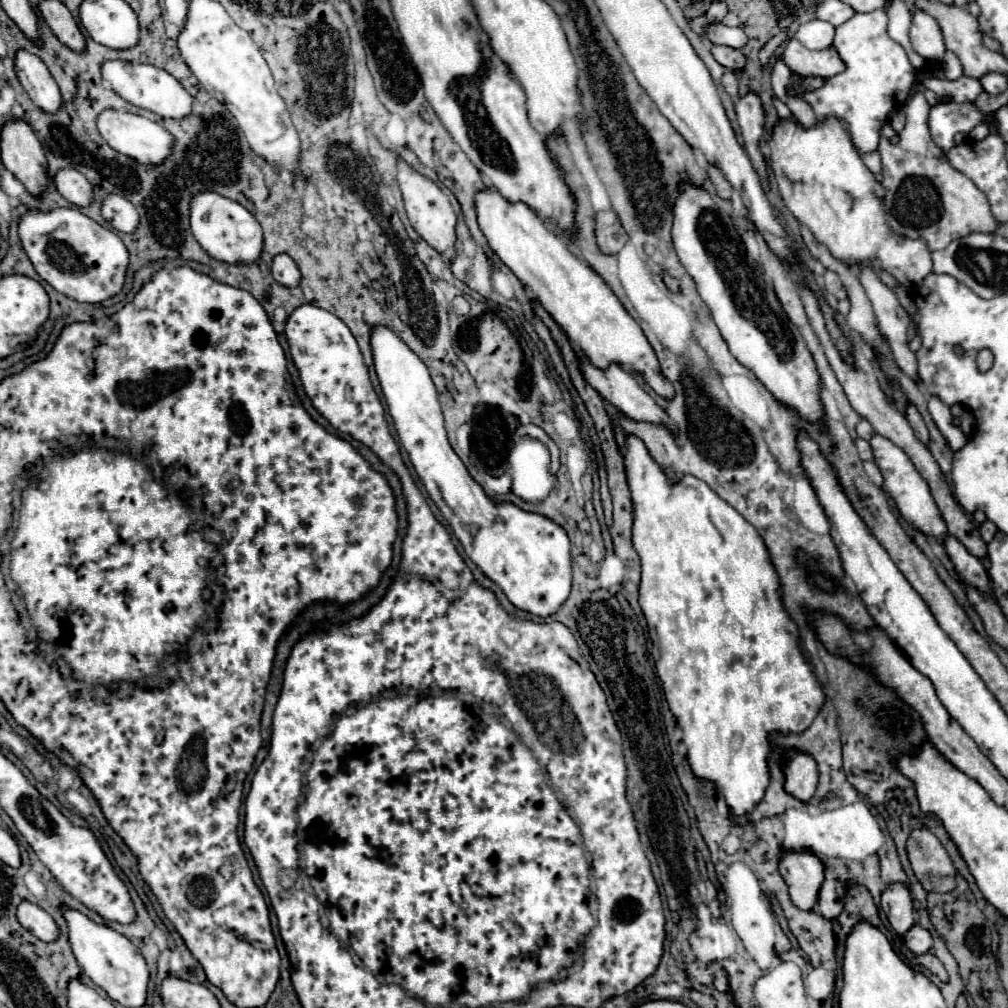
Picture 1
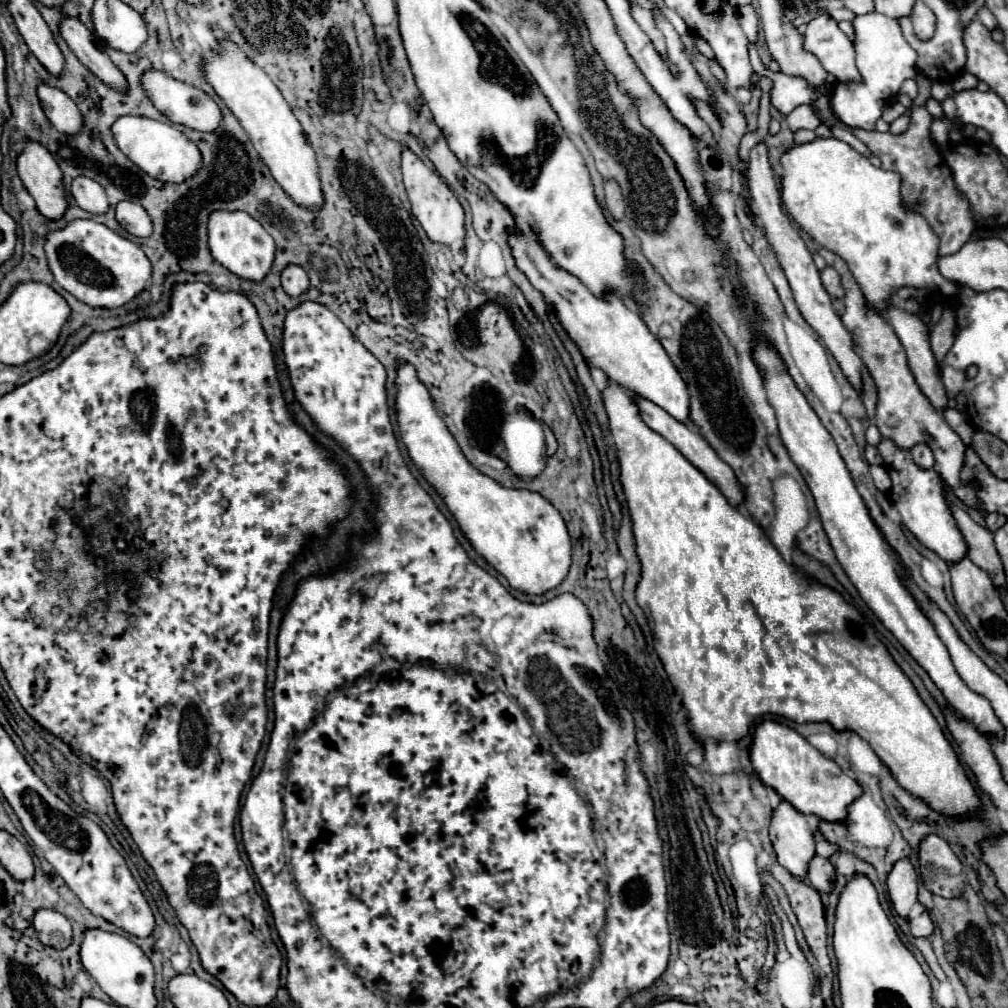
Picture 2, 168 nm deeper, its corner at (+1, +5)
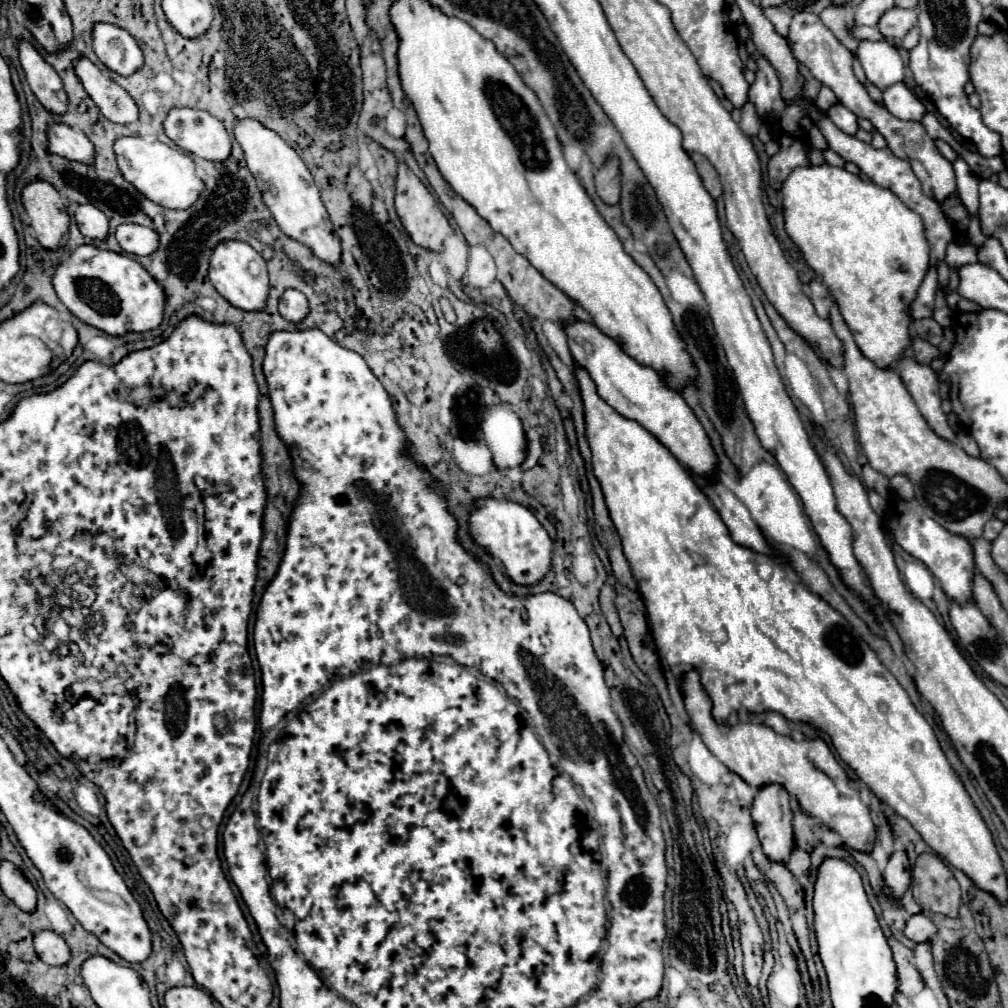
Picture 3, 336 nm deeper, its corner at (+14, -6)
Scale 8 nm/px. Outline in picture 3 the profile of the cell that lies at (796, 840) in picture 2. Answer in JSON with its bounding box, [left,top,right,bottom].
[752,784,796,864]

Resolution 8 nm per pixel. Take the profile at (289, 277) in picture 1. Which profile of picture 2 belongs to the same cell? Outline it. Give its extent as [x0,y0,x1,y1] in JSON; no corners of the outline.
[281,265,309,297]

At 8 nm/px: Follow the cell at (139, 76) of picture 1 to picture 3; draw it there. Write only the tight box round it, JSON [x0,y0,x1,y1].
[164,108,230,160]

